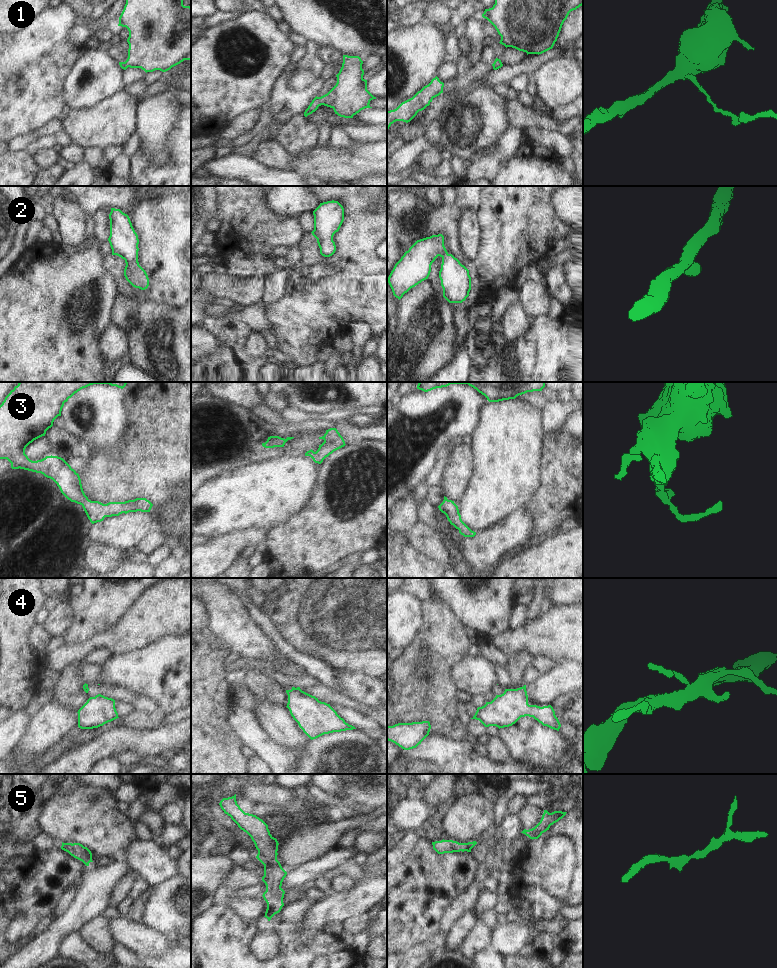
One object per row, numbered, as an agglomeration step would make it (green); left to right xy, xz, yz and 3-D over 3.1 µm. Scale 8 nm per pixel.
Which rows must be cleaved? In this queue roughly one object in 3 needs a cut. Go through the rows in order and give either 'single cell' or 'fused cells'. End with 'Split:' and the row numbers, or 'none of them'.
1: single cell
2: single cell
3: single cell
4: fused cells
5: single cell
Split: 4

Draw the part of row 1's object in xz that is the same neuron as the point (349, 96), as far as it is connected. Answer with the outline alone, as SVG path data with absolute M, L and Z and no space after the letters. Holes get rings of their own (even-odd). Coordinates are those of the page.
M343 55L342 67L336 75L336 85L327 94L316 96L305 110L304 116L312 114L321 105L332 108L335 114L344 118L353 118L361 110L372 108L370 101L376 97L367 90L362 64L359 56Z

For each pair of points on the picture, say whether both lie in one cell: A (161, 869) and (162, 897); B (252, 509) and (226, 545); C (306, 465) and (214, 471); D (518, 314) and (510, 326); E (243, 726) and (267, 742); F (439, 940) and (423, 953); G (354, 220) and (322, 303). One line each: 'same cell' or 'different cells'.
A: different cells
B: different cells
C: different cells
D: same cell
E: same cell
F: same cell
G: same cell

